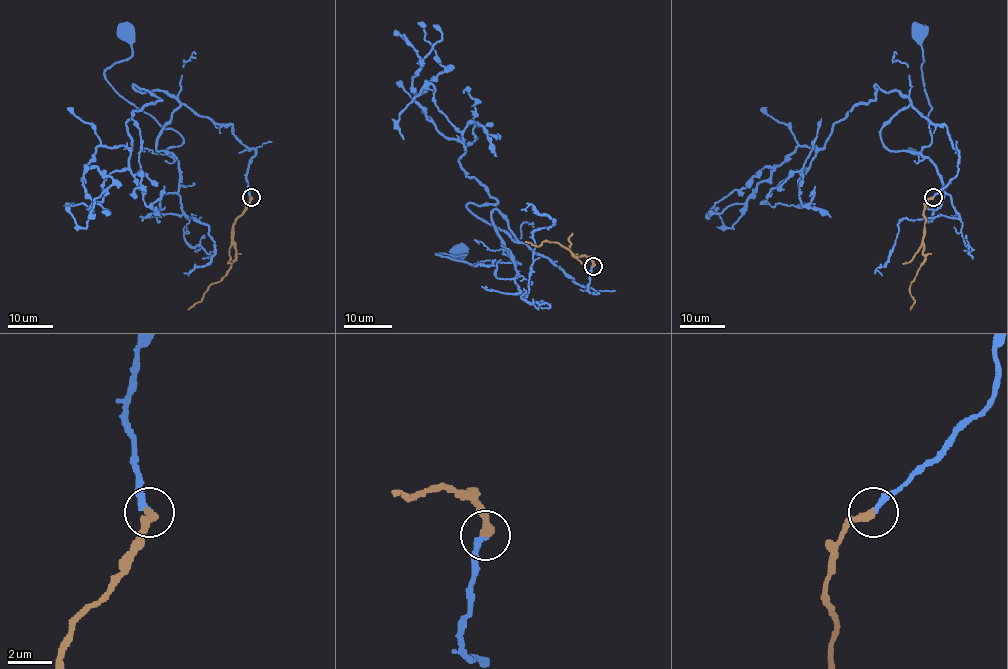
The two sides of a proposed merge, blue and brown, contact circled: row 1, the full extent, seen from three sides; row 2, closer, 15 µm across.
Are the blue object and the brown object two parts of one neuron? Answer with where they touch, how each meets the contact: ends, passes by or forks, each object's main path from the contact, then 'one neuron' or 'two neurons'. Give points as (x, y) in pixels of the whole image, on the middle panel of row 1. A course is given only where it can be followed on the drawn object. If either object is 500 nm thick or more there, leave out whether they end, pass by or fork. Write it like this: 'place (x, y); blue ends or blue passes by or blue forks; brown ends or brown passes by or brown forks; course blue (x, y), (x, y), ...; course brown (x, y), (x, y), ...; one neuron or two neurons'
place (593, 266); blue ends; brown ends; course blue (593, 266), (596, 294), (494, 210), (503, 249), (521, 264), (435, 254), (465, 254), (458, 248); course brown (593, 266), (585, 255), (577, 258), (559, 243), (543, 241), (537, 246), (525, 241); one neuron

